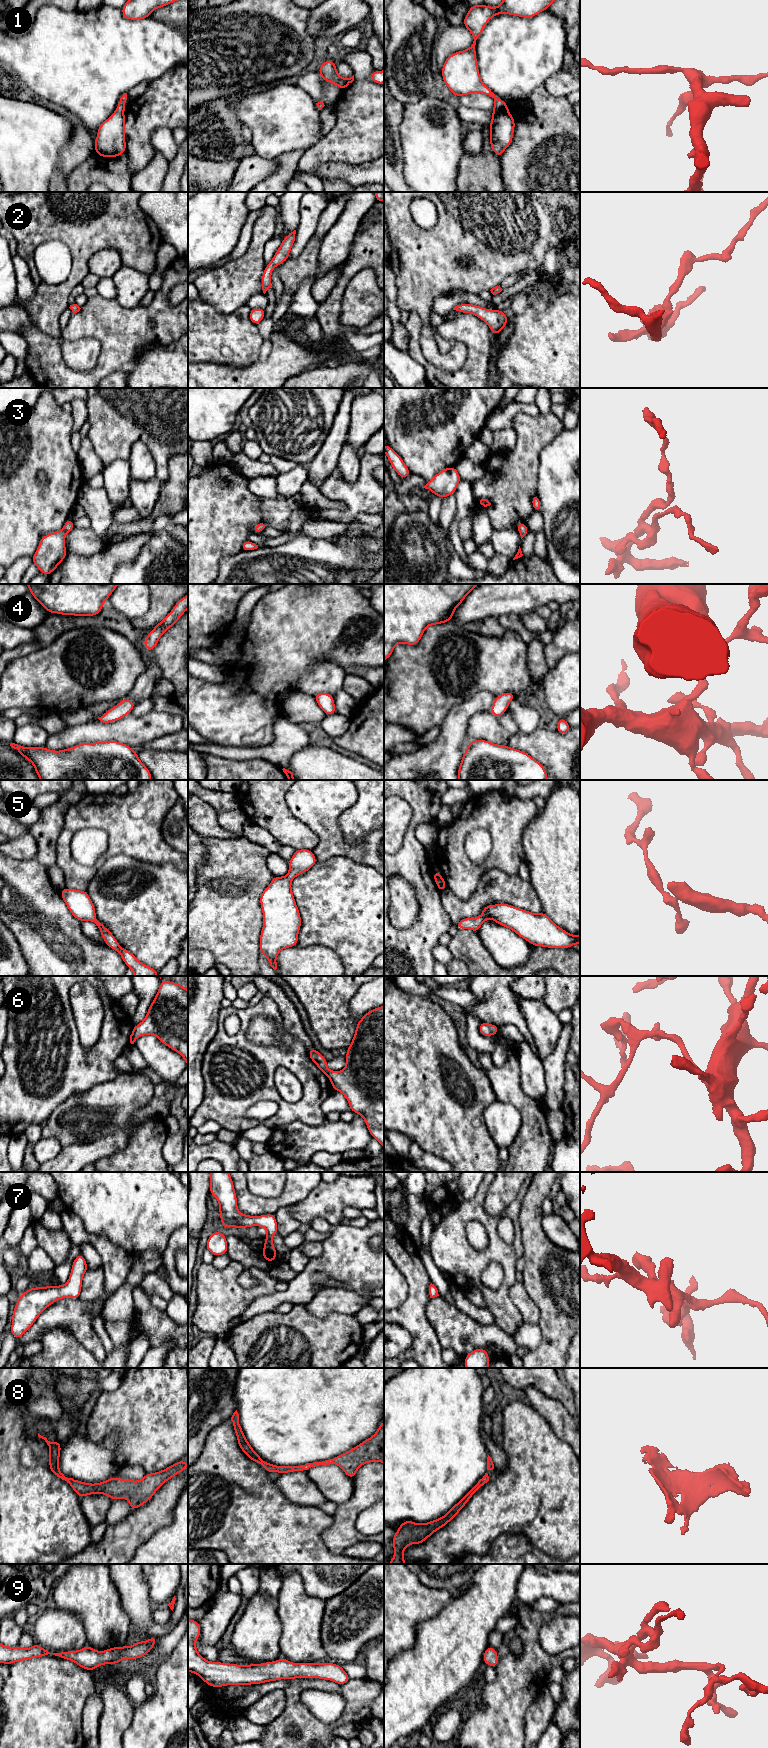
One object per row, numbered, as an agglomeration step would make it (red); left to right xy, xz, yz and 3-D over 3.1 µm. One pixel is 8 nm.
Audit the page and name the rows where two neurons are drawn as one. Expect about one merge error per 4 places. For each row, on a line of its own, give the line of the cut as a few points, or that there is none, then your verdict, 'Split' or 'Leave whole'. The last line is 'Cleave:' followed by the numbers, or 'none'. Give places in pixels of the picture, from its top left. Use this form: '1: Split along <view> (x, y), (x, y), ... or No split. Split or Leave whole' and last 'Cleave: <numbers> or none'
1: No split. Leave whole
2: No split. Leave whole
3: No split. Leave whole
4: No split. Leave whole
5: No split. Leave whole
6: No split. Leave whole
7: No split. Leave whole
8: No split. Leave whole
9: No split. Leave whole
Cleave: none

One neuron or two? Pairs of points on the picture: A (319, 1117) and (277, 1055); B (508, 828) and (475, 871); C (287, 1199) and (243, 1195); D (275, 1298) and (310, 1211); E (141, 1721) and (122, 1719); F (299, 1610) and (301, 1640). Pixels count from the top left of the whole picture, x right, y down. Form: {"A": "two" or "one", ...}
{"A": "one", "B": "one", "C": "one", "D": "two", "E": "two", "F": "one"}

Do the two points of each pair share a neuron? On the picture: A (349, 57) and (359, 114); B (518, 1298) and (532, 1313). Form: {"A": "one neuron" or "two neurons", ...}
{"A": "one neuron", "B": "one neuron"}

